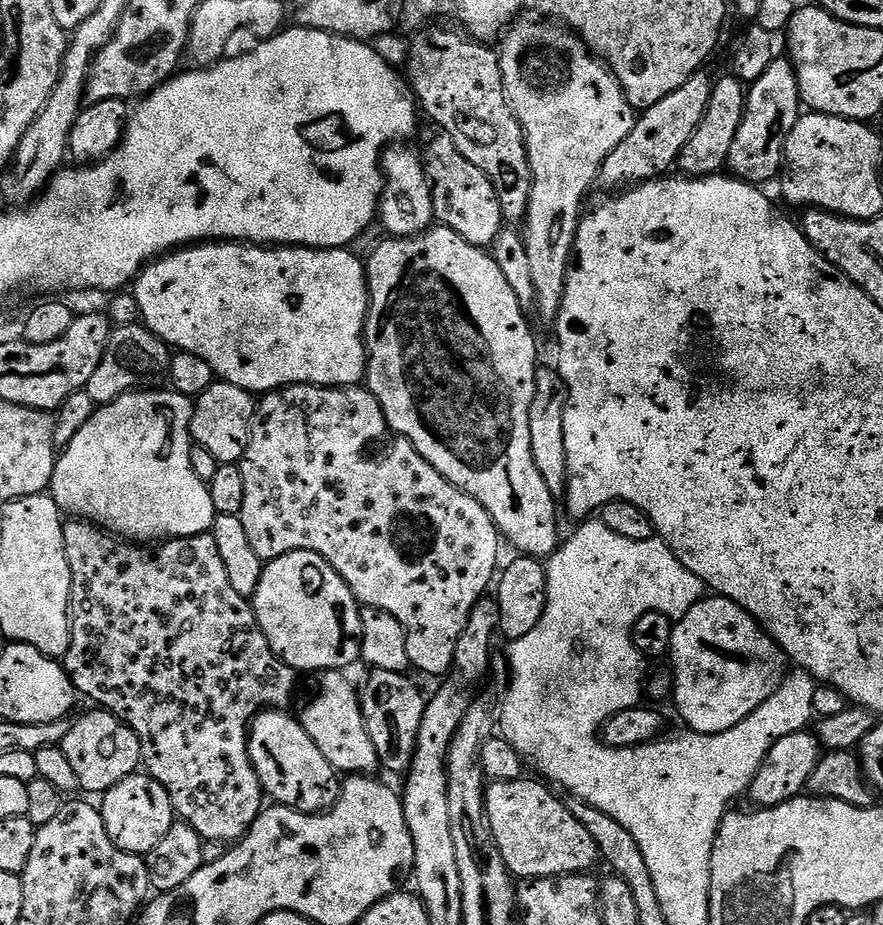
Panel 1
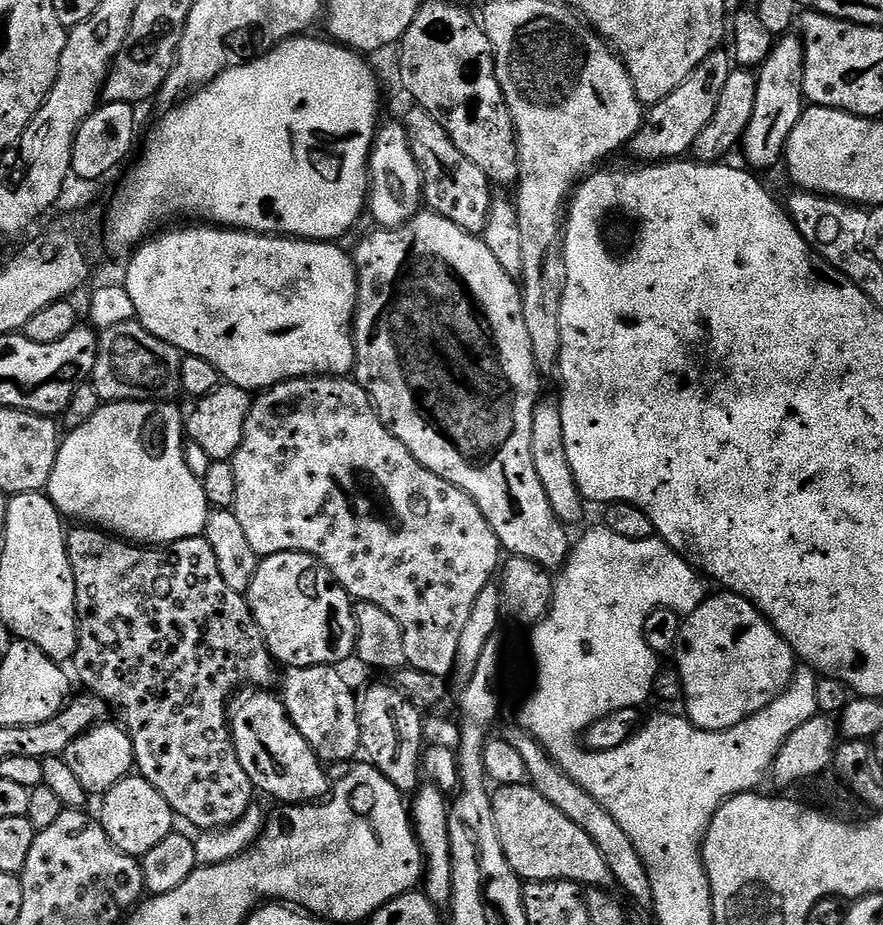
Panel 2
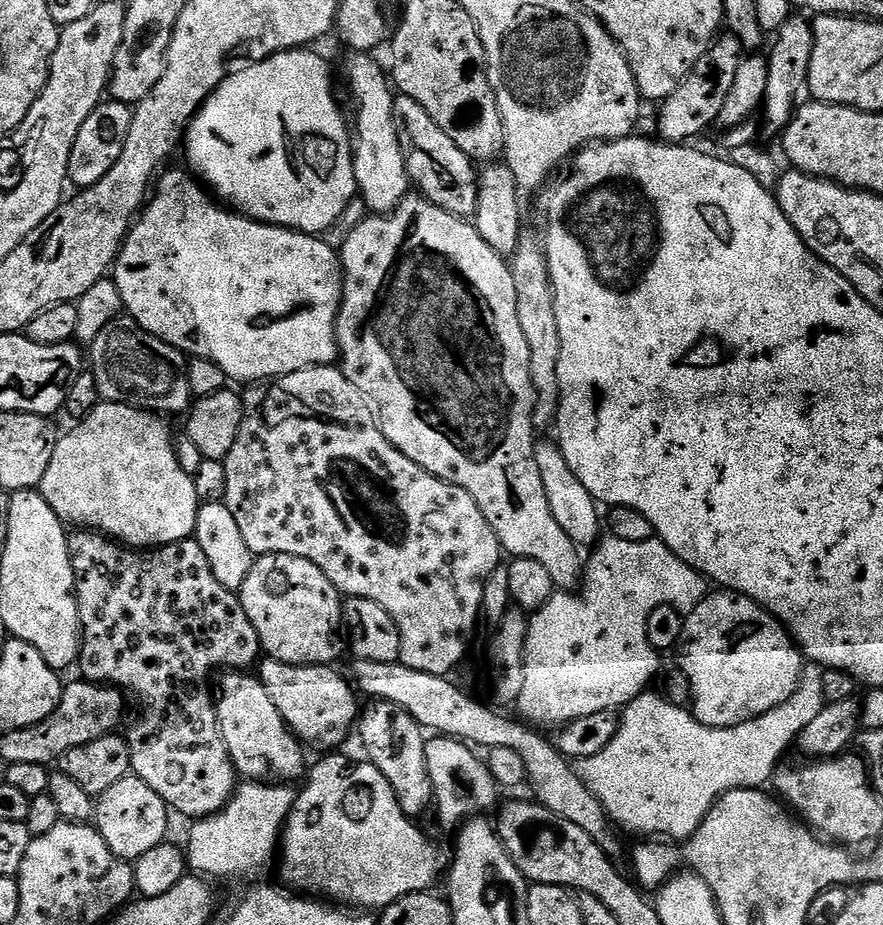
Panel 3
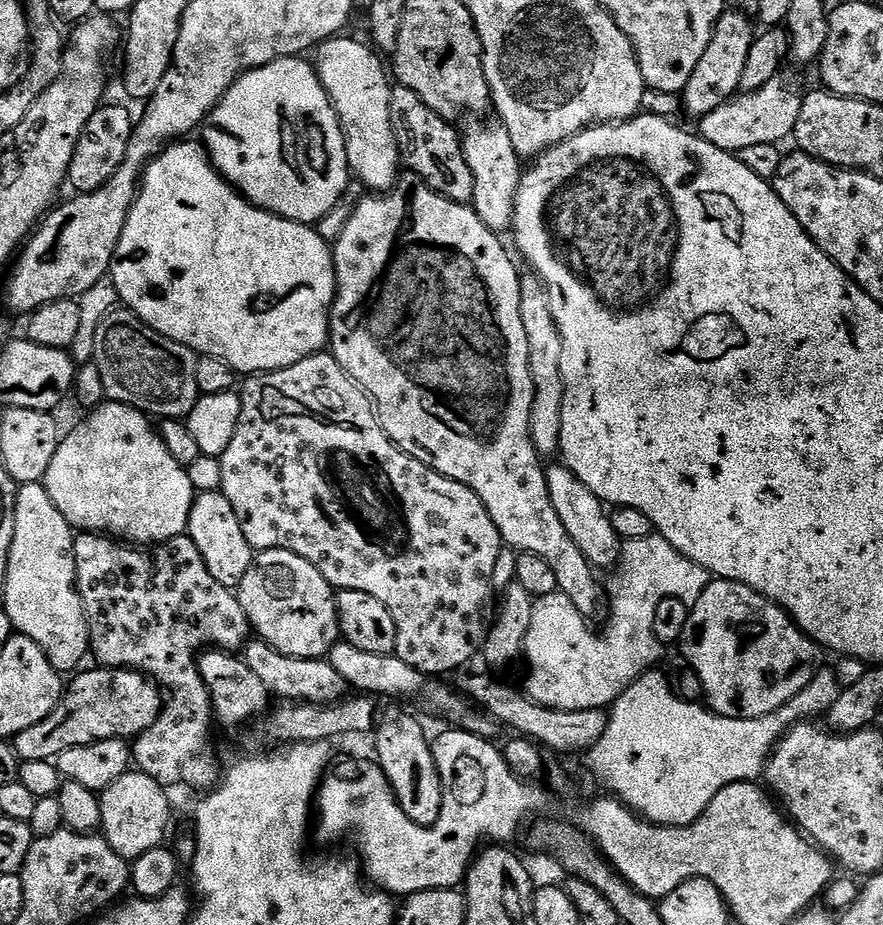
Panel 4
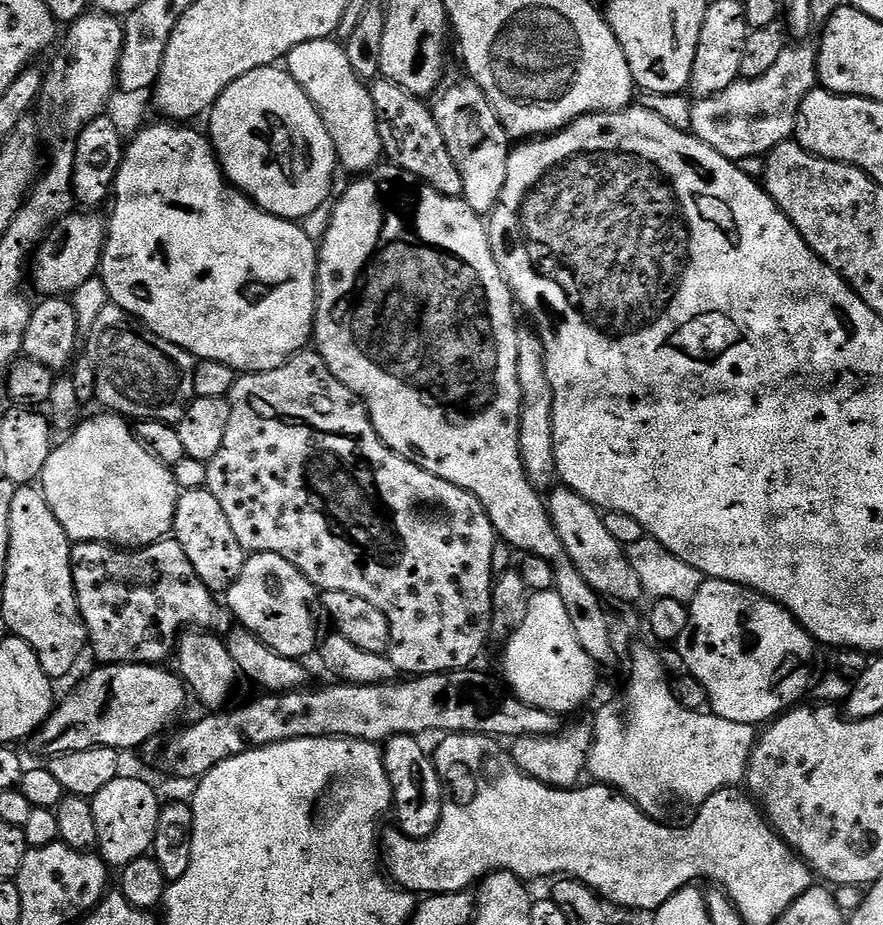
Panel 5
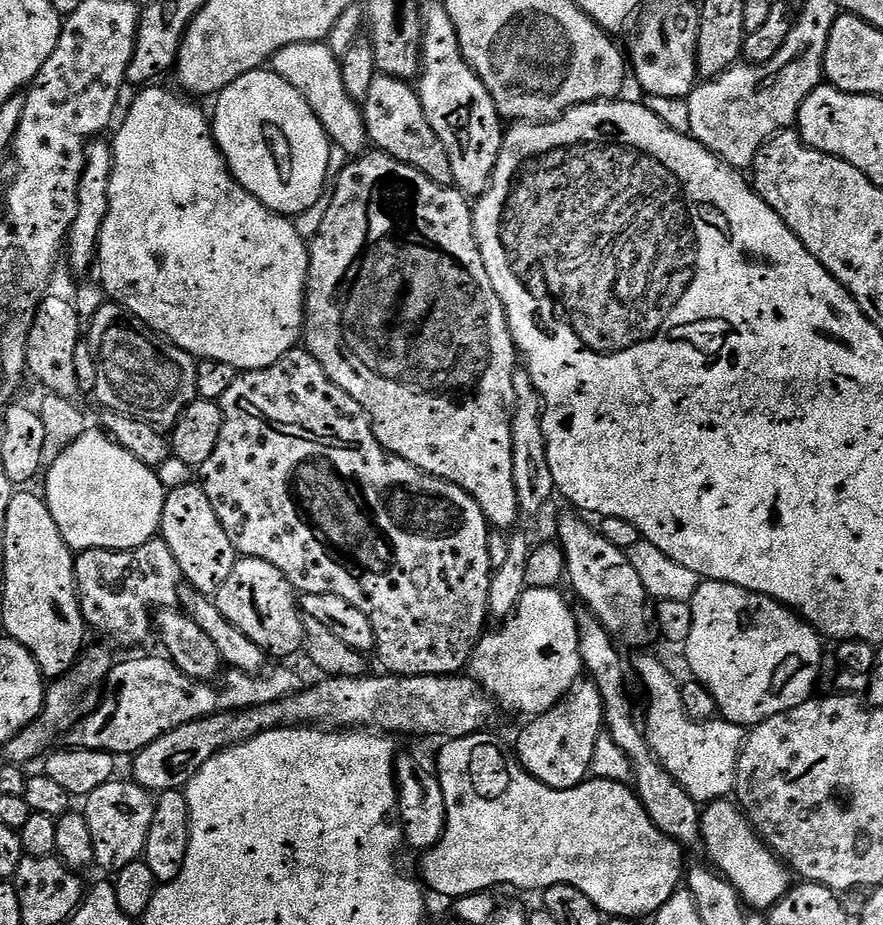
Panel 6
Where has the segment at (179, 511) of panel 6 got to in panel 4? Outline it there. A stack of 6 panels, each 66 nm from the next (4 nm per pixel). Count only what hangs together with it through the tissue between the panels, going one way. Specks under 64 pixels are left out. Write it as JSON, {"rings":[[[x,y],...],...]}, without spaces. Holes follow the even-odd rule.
{"rings":[[[202,492],[193,499],[192,508],[188,511],[186,535],[198,548],[206,570],[210,570],[212,577],[222,586],[235,589],[253,566],[254,550],[246,542],[230,502],[226,502],[226,498],[219,492]]]}

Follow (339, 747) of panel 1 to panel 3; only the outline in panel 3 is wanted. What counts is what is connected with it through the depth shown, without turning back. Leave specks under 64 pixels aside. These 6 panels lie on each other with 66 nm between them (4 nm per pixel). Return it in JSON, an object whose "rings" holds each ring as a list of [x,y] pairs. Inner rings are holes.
{"rings":[[[271,658],[261,659],[258,664],[260,681],[266,686],[266,694],[274,698],[278,714],[282,714],[289,728],[305,745],[328,748],[324,750],[336,750],[332,748],[347,738],[348,731],[351,728],[353,731],[358,720],[357,693],[349,677],[334,669],[327,664],[287,664]]]}

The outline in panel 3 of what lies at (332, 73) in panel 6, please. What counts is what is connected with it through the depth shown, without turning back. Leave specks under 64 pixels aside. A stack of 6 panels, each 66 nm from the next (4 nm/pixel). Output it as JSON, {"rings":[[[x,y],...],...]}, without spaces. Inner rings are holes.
{"rings":[[[352,52],[344,64],[344,76],[356,103],[356,124],[354,120],[354,143],[352,165],[356,175],[359,199],[372,214],[391,214],[410,192],[408,167],[404,151],[396,130],[394,110],[394,88],[389,77],[380,69],[375,55],[366,52]]]}

